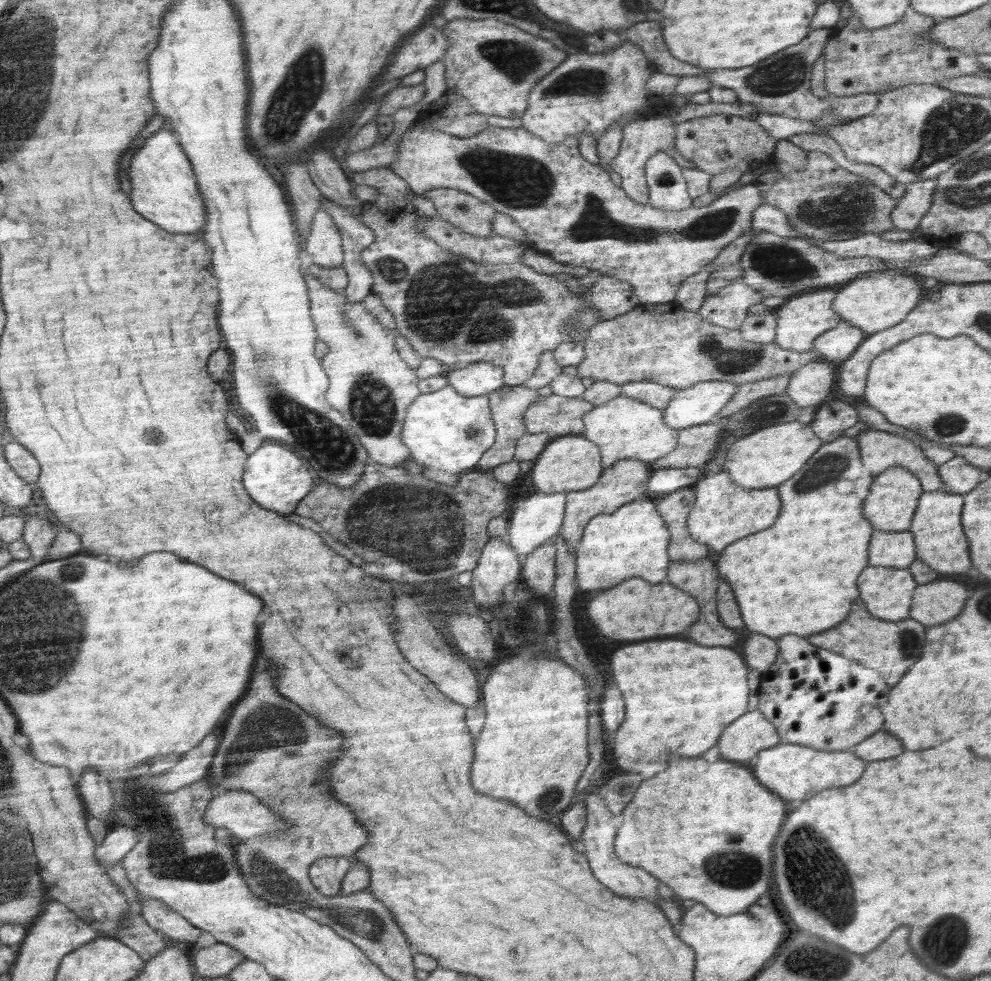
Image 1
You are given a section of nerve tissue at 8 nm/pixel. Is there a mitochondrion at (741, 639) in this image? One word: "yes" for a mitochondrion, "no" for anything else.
no

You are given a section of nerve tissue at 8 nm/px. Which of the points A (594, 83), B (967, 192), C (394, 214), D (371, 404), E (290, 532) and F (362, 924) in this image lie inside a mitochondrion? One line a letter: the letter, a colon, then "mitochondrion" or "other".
A: mitochondrion
B: mitochondrion
C: other
D: mitochondrion
E: other
F: mitochondrion

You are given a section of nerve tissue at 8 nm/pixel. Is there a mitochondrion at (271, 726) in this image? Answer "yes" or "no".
yes

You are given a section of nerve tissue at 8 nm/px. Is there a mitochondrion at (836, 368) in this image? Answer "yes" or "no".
no

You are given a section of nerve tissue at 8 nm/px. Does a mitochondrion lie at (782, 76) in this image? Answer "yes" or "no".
yes

